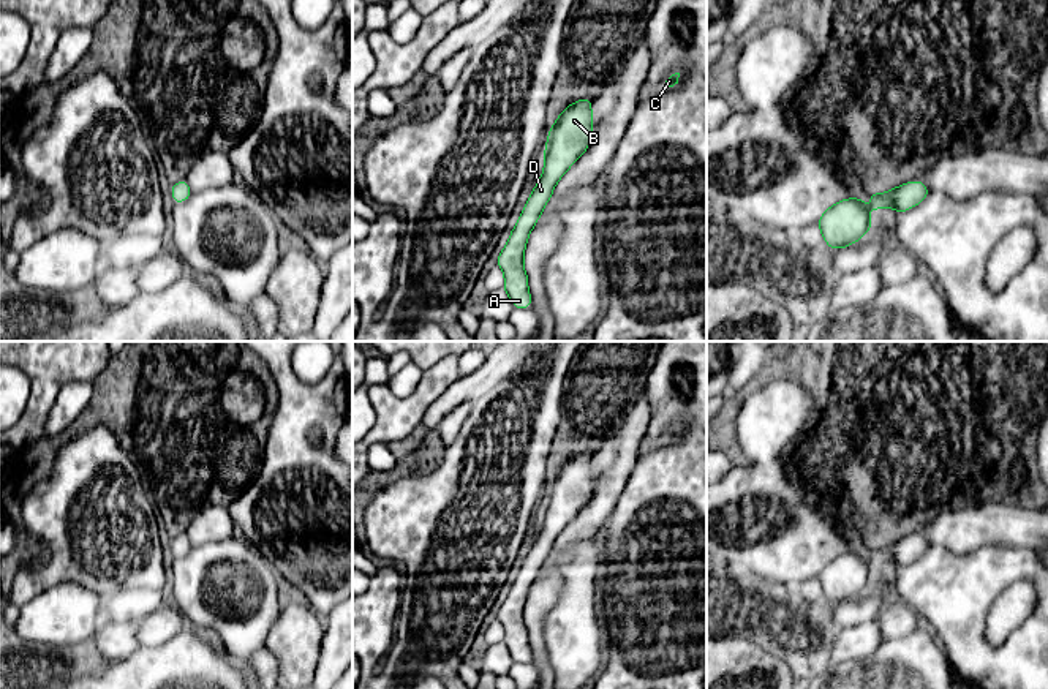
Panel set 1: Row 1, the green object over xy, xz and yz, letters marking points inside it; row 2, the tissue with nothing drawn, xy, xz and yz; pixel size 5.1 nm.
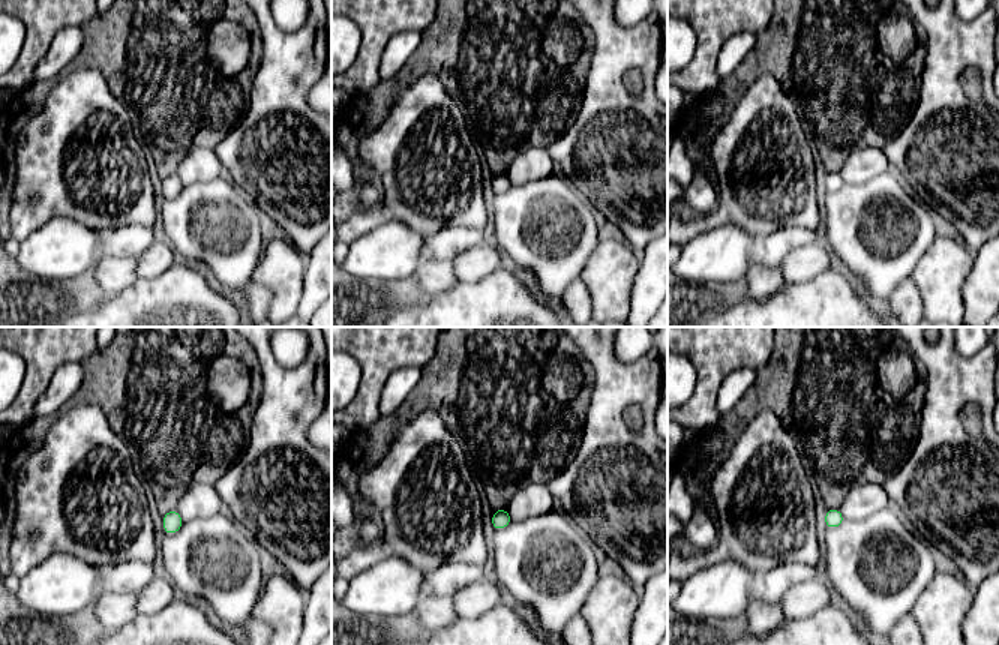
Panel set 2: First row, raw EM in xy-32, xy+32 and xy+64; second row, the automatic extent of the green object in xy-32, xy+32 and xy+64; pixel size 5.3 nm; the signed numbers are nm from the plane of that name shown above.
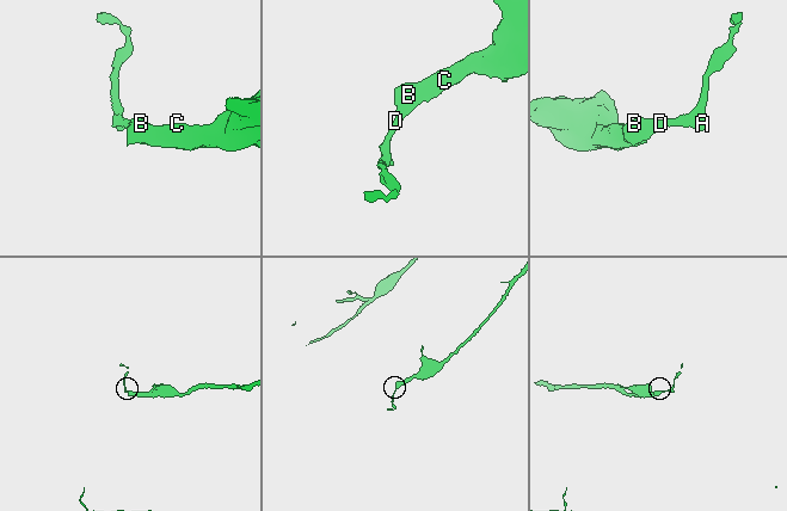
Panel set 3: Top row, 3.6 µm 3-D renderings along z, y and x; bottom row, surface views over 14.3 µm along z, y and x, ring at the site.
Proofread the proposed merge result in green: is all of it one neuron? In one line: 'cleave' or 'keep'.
keep

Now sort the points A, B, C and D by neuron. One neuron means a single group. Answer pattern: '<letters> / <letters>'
A B C D

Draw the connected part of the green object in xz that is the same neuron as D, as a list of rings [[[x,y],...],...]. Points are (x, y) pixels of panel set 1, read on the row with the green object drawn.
[[[590,98],[574,101],[549,130],[541,180],[530,194],[507,243],[498,256],[496,265],[504,272],[503,289],[507,292],[514,308],[531,308],[528,275],[523,265],[526,242],[552,198],[555,185],[577,158],[586,152],[593,139],[591,104]]]

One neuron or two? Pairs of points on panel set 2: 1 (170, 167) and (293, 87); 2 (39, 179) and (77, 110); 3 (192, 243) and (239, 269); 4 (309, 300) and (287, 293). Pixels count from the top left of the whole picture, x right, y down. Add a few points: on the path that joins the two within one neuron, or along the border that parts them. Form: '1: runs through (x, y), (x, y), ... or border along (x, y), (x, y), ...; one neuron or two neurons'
1: border along (249, 92), (243, 117), (213, 149); two neurons
2: runs through (56, 162), (60, 143), (72, 126); one neuron
3: runs through (204, 252), (218, 252), (227, 257); one neuron
4: border along (306, 263), (300, 302), (296, 311); two neurons

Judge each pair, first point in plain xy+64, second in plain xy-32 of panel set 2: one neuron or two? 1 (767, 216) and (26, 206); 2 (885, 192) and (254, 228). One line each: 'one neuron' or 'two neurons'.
1: one neuron
2: one neuron

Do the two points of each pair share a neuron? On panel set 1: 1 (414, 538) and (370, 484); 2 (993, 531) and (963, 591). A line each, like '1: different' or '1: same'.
1: different
2: different

